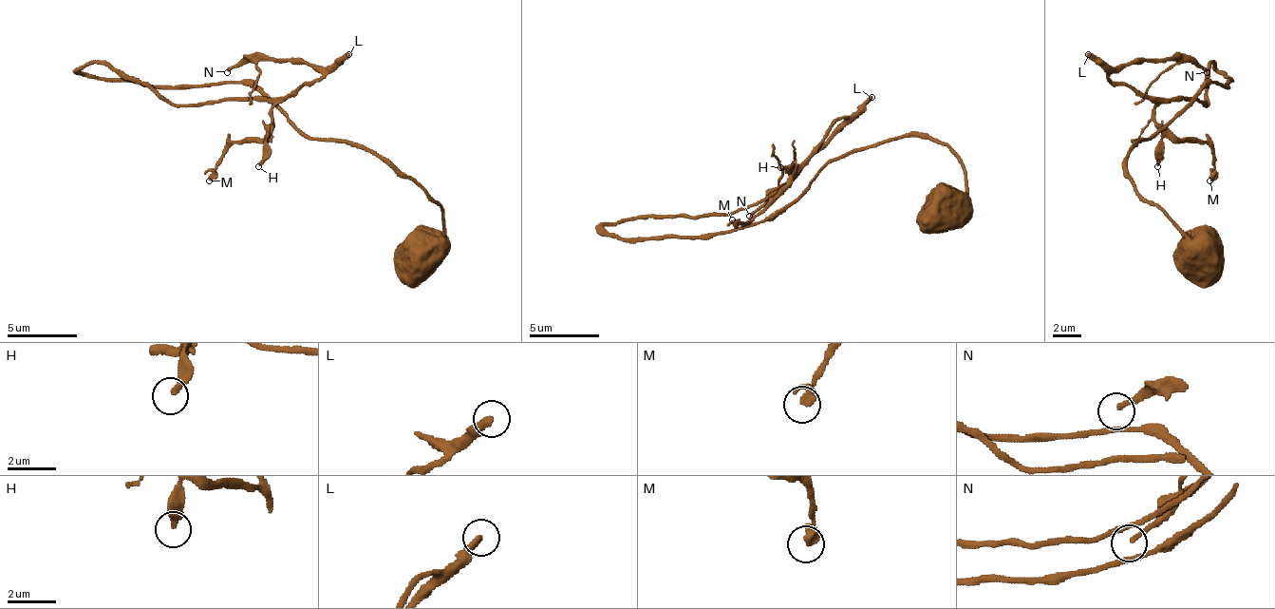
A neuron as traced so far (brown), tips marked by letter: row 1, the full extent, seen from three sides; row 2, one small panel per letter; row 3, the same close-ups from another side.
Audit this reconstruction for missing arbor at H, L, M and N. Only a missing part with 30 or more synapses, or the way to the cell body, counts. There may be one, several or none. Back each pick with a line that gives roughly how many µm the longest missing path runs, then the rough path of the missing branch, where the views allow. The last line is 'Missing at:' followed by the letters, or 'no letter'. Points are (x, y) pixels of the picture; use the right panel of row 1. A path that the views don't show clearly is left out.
L: about 120 µm are missing
Missing at: L

